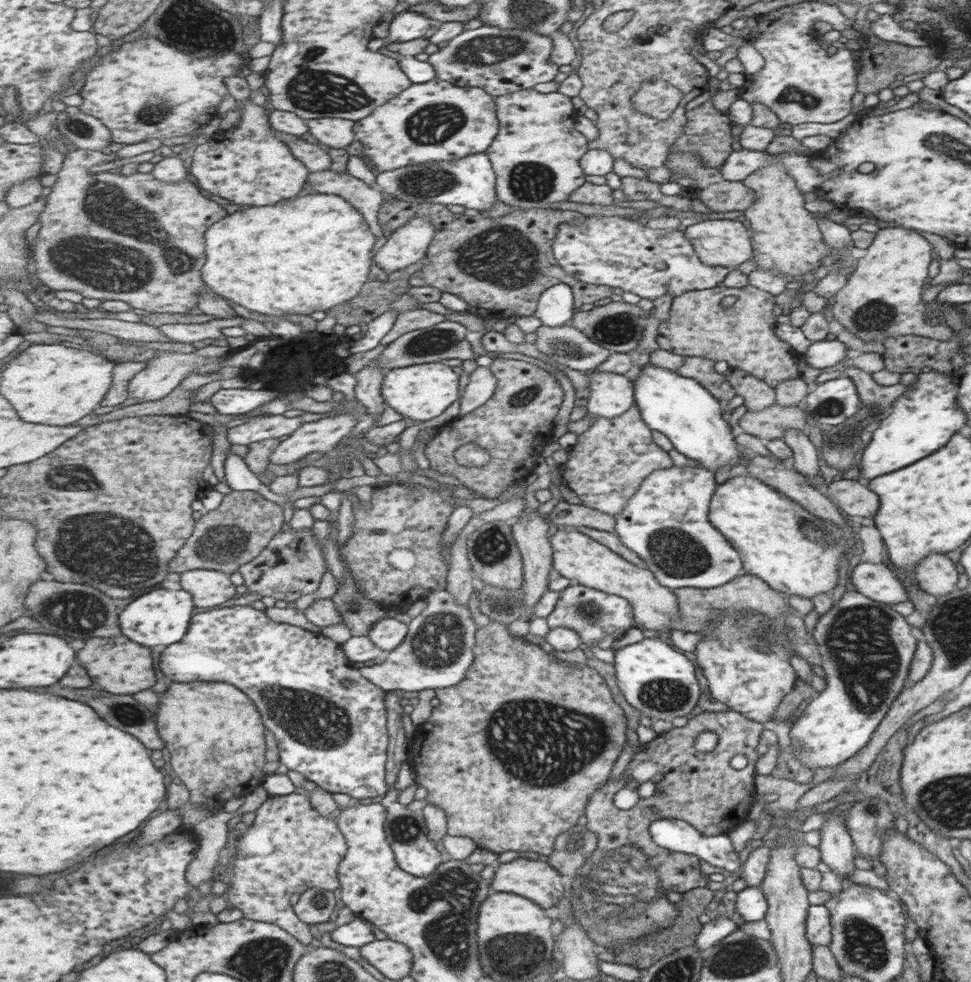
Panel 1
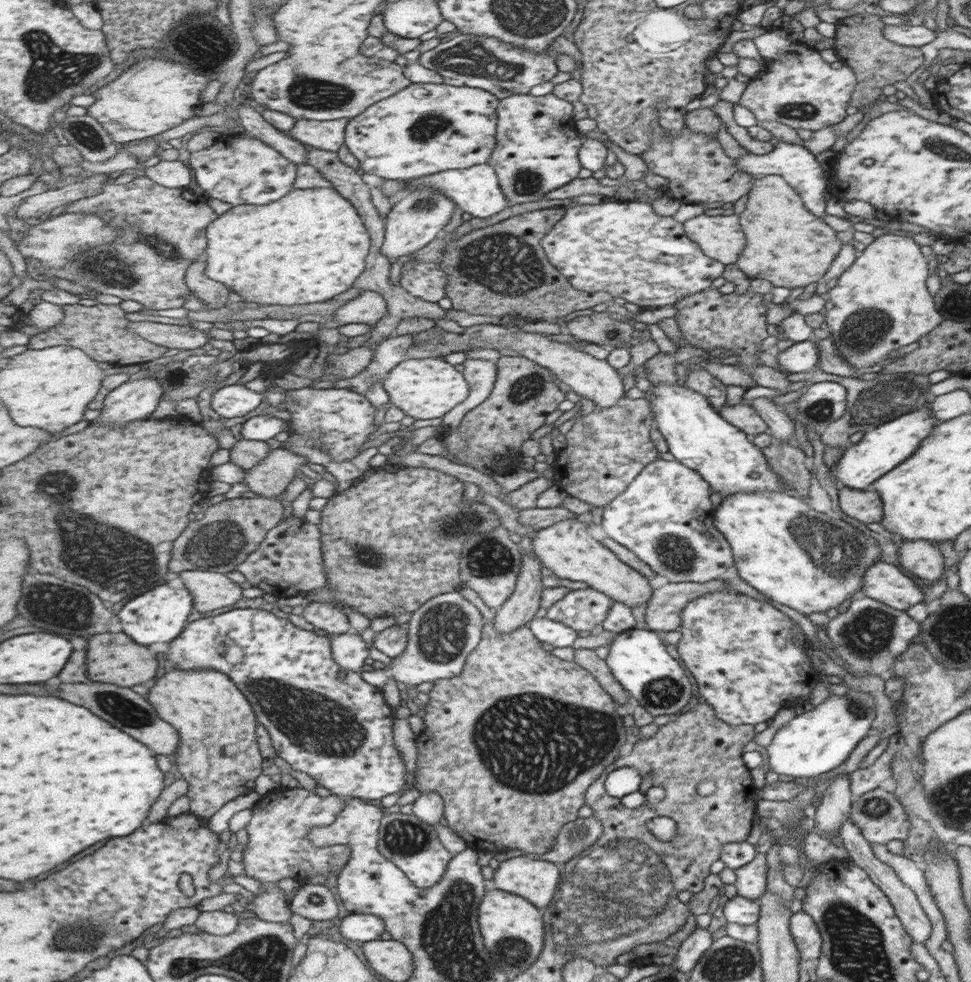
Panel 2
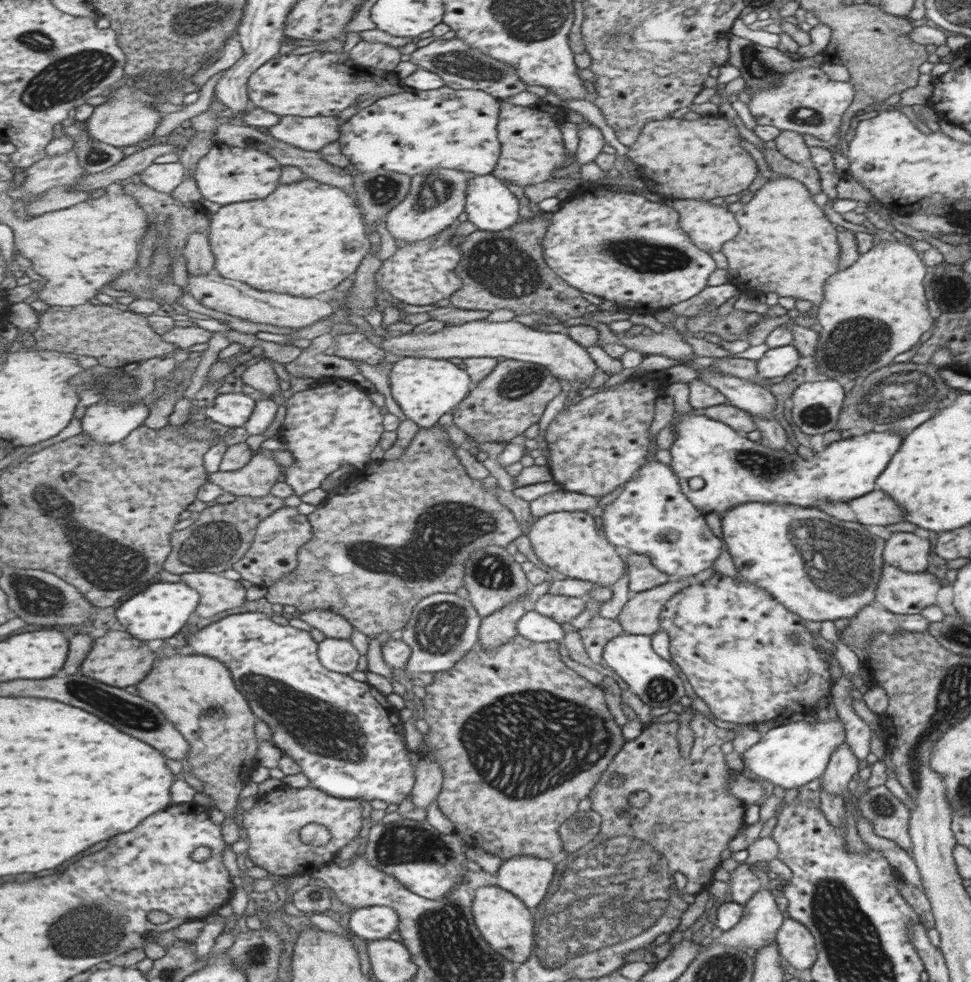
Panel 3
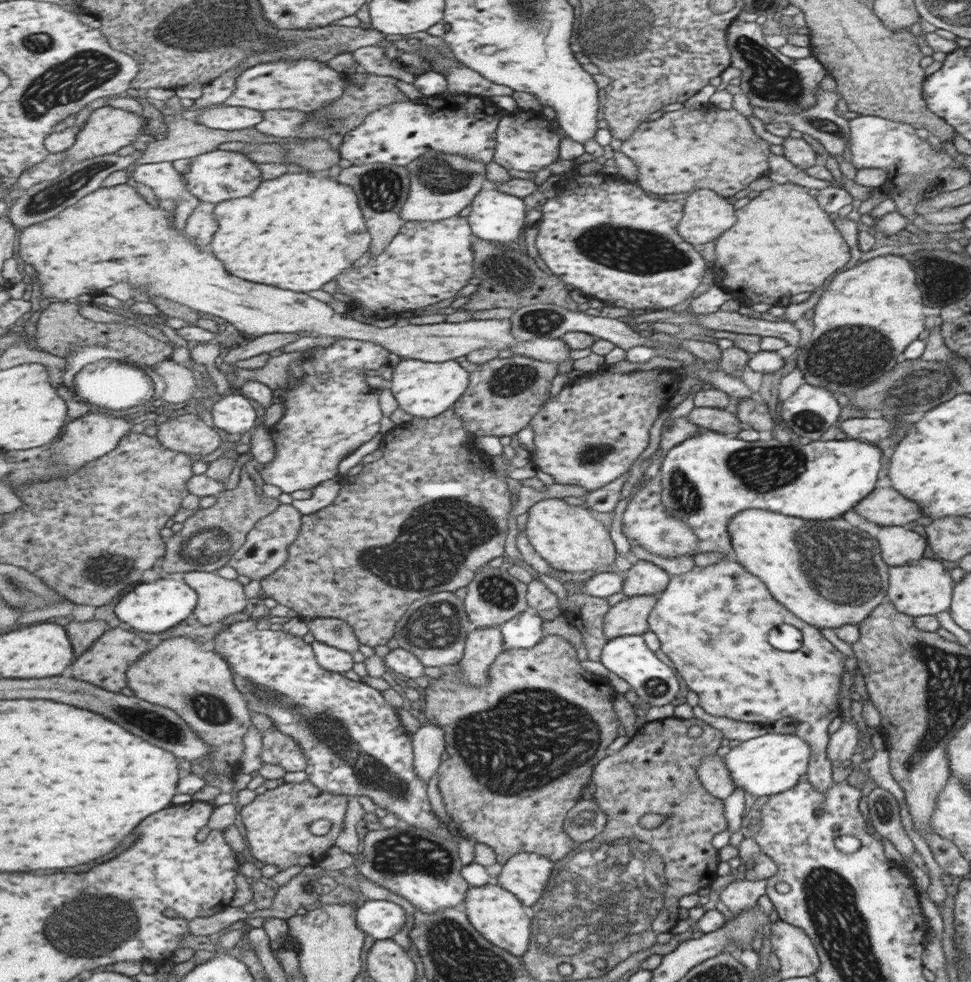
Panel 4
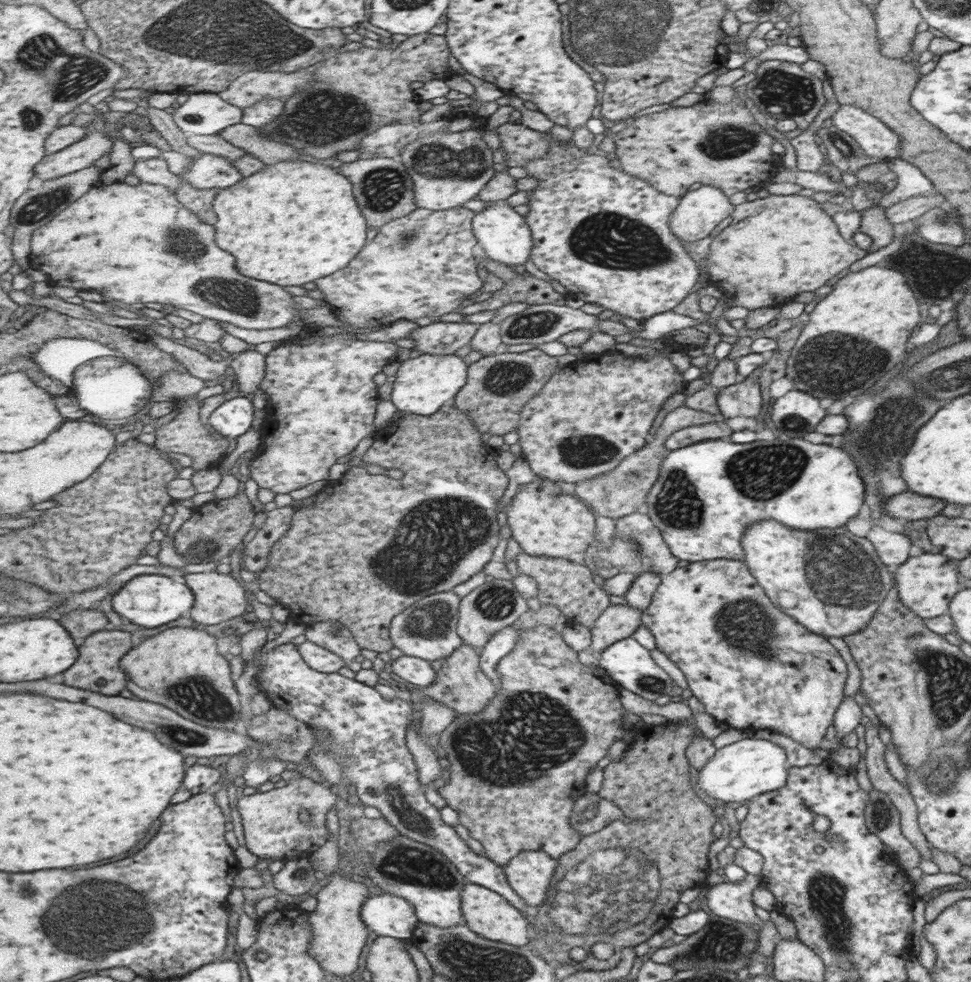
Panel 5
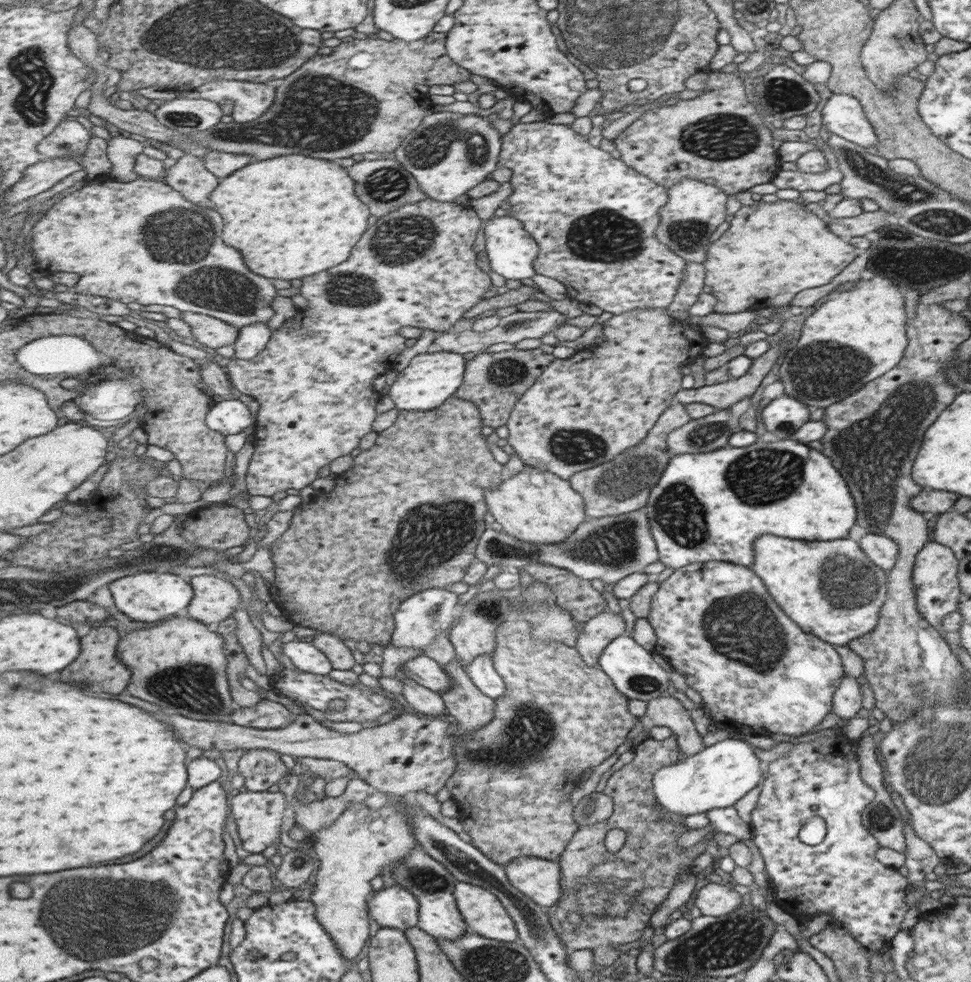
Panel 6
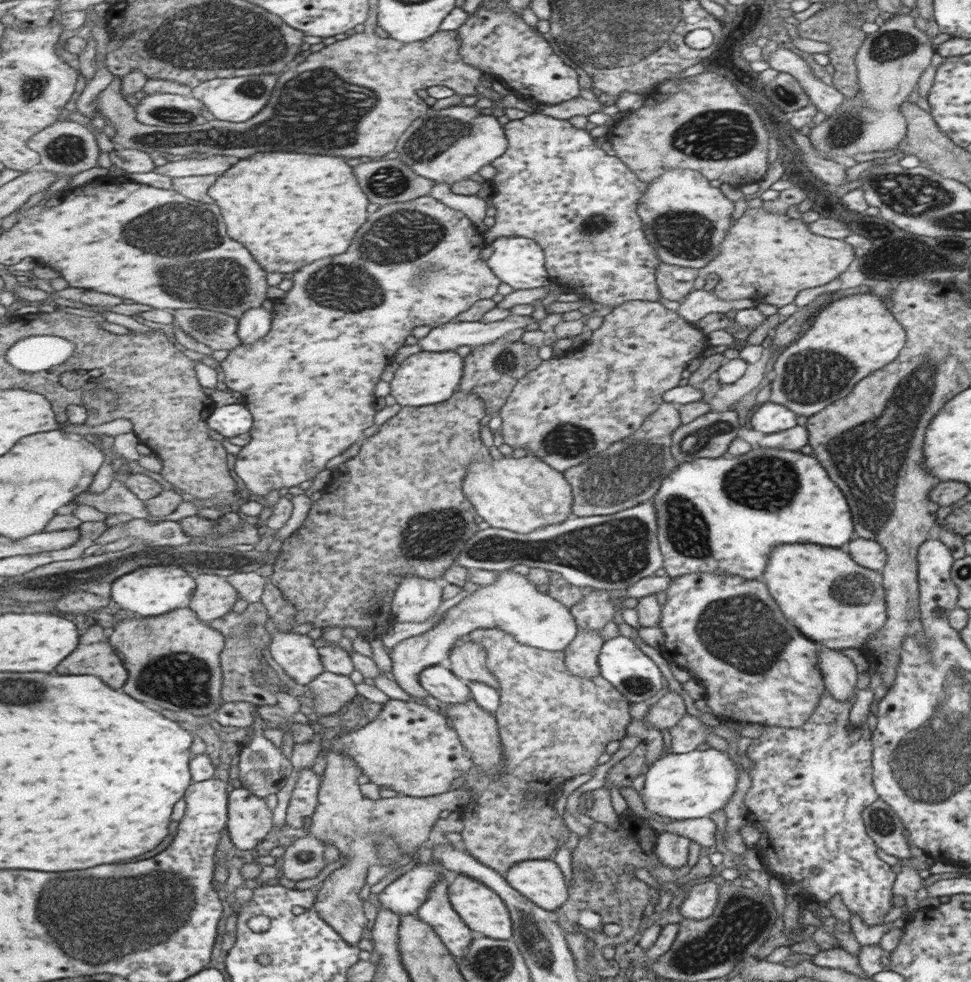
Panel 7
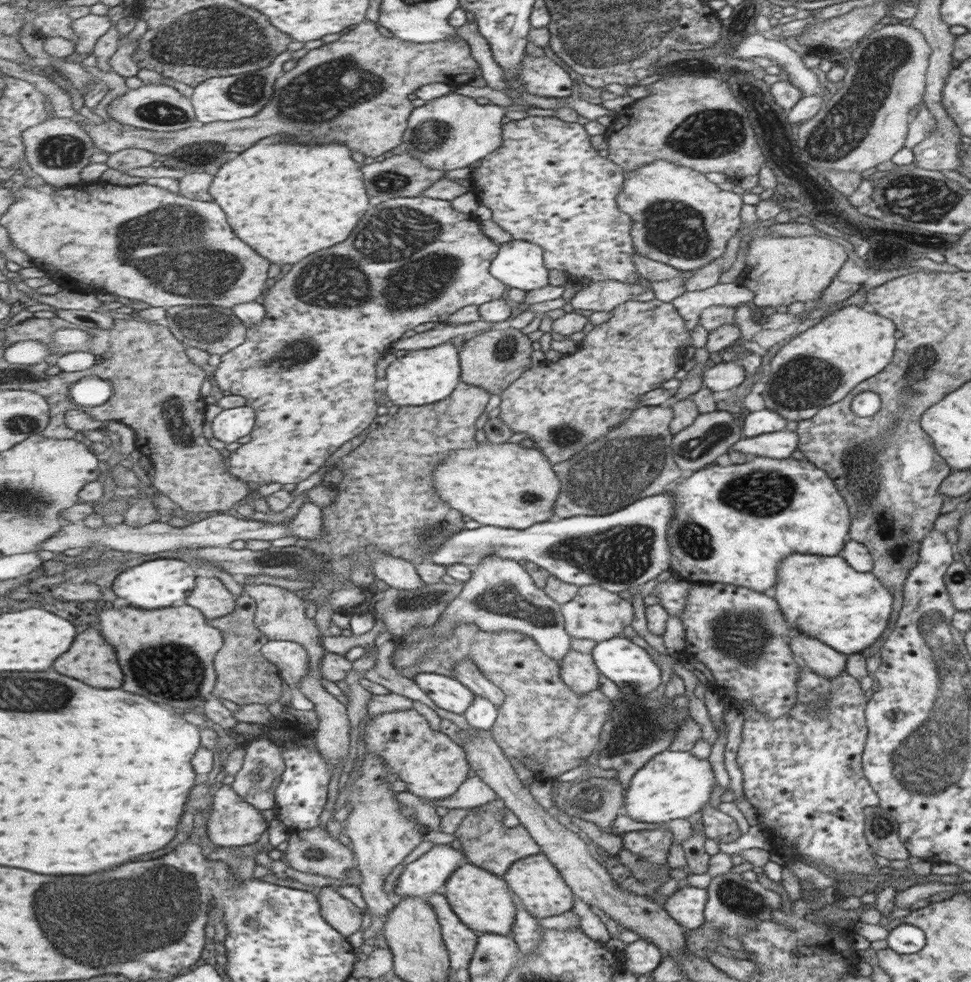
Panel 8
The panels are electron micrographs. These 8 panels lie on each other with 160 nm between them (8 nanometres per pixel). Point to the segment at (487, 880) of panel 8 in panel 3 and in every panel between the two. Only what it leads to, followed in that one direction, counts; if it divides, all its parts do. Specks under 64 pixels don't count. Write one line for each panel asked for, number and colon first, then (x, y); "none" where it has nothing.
3: (504, 922)
4: (498, 915)
5: (486, 913)
6: (486, 916)
7: (483, 910)

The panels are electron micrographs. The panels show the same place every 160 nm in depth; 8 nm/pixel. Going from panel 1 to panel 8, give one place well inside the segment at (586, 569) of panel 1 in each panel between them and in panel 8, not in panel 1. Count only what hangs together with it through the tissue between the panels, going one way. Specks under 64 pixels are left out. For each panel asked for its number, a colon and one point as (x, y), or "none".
2: (564, 548)
3: (567, 542)
4: (565, 536)
5: (544, 521)
6: (537, 507)
7: (521, 495)
8: (503, 485)

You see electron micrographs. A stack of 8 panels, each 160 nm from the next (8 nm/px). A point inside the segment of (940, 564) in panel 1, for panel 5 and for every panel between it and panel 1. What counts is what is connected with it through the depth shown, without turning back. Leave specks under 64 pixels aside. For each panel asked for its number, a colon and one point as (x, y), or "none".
2: (922, 558)
3: (910, 552)
4: (898, 545)
5: (892, 547)

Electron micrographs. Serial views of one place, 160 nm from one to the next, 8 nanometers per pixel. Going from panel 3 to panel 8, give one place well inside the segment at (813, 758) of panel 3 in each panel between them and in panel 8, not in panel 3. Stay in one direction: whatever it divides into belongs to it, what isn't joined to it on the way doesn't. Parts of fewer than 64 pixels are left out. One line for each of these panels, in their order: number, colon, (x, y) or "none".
4: (769, 764)
5: (748, 767)
6: (716, 777)
7: (689, 785)
8: (672, 784)

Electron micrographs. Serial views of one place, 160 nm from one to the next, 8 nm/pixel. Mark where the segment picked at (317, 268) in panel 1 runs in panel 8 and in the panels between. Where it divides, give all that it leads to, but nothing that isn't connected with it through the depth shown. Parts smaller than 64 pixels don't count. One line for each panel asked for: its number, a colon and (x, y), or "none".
2: (262, 253)
3: (305, 239)
4: (300, 231)
5: (294, 222)
6: (295, 216)
7: (291, 209)
8: (263, 190)

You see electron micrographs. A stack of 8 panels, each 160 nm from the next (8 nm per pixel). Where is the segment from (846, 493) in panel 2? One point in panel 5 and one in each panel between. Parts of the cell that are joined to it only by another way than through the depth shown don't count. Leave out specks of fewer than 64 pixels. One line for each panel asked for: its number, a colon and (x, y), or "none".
3: (875, 508)
4: (884, 507)
5: (908, 506)

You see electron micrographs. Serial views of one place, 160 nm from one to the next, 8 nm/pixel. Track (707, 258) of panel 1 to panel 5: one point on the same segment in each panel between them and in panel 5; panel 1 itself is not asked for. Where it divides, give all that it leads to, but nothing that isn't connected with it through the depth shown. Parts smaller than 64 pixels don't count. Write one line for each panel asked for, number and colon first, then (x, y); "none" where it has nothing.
2: (720, 237)
3: (709, 227)
4: (706, 215)
5: (701, 210)

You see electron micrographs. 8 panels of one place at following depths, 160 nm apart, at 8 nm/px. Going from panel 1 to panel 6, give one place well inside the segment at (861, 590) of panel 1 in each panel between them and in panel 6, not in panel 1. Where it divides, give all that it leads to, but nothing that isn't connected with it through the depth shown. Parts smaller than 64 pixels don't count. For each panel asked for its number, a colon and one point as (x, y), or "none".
2: (883, 582)
3: (900, 592)
4: (922, 587)
5: (925, 583)
6: (934, 574)

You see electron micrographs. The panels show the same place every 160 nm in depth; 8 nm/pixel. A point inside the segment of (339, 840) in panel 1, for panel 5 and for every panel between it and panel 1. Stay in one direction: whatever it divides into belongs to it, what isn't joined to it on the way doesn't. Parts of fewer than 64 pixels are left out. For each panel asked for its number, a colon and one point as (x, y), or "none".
2: (279, 847)
3: (273, 825)
4: (277, 822)
5: (271, 820)

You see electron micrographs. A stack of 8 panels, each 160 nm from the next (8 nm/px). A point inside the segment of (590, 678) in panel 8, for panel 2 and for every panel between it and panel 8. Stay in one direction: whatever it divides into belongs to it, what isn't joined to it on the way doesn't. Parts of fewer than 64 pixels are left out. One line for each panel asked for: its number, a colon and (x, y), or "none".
2: (662, 612)
3: (641, 614)
4: (629, 616)
5: (616, 622)
6: (597, 632)
7: (581, 659)

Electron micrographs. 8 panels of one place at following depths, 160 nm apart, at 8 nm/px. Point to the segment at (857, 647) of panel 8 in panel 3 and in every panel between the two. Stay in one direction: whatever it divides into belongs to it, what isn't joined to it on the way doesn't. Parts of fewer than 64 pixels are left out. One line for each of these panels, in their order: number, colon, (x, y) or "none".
3: (818, 581)
4: (788, 554)
5: (852, 582)
6: (831, 589)
7: (819, 588)

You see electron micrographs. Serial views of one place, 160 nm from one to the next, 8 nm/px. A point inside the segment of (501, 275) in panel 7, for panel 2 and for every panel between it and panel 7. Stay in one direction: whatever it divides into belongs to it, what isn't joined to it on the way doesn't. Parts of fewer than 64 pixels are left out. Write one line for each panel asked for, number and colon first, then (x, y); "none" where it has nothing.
2: (476, 190)
3: (490, 206)
4: (497, 217)
5: (504, 237)
6: (510, 249)

